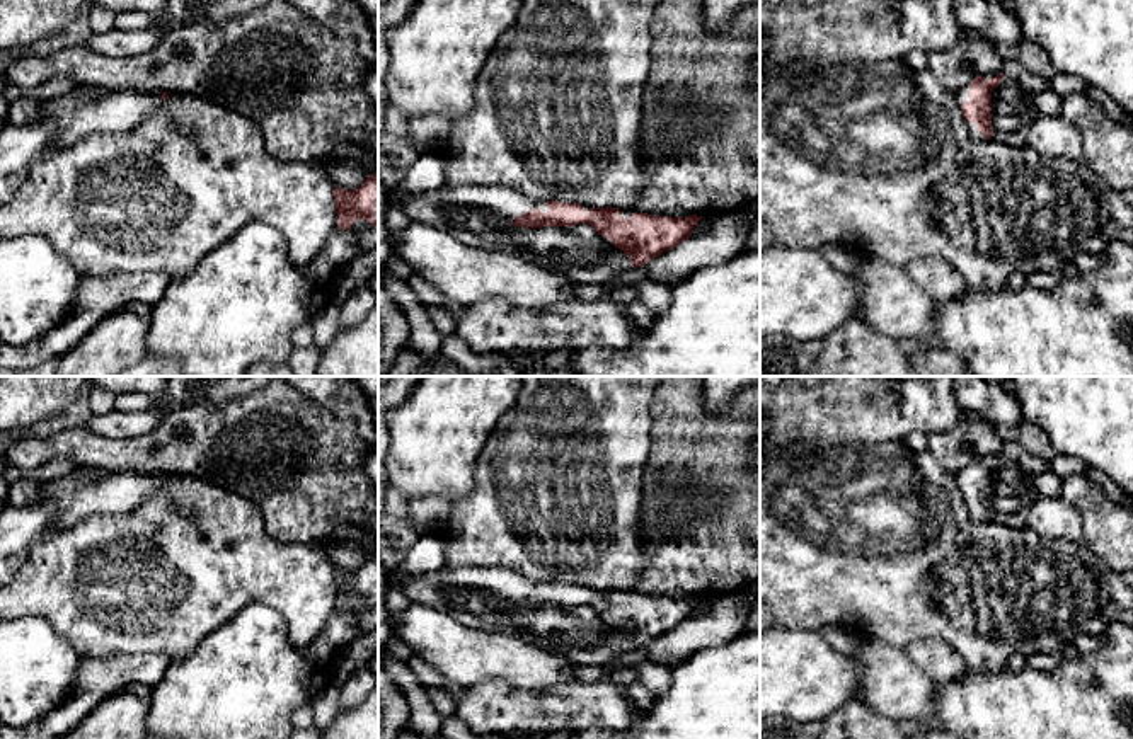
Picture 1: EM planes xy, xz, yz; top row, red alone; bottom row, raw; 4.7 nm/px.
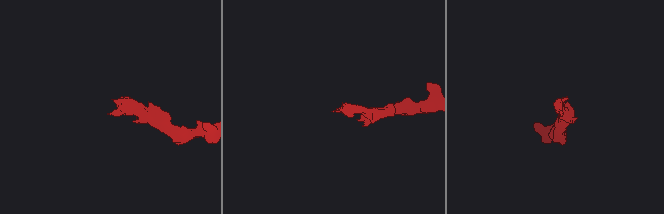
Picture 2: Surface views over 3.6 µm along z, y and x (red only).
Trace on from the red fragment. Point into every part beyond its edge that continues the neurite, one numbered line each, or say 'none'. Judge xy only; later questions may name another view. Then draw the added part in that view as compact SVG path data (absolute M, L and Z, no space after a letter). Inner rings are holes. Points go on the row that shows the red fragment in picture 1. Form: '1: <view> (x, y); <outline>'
1: xy (87, 109); M77 85L49 100L41 119L5 123L0 133L0 204L22 186L29 169L53 150L70 146L94 133L126 133L165 104L162 92ZM169 94L169 102L174 94Z

